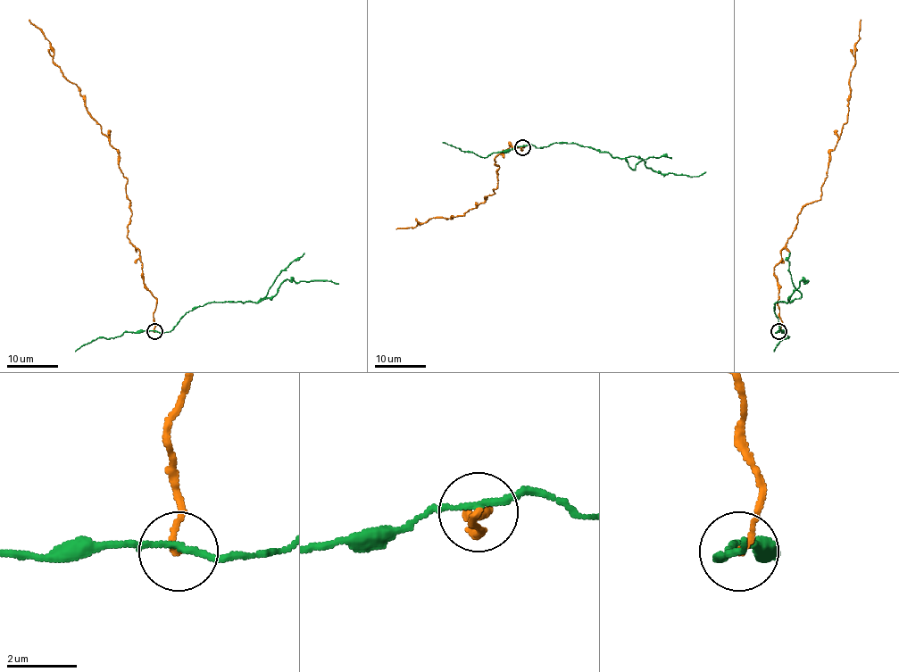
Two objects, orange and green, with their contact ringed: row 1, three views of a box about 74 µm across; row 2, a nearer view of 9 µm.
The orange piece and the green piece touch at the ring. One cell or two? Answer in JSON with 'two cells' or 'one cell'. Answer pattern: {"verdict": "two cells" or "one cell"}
{"verdict": "two cells"}

